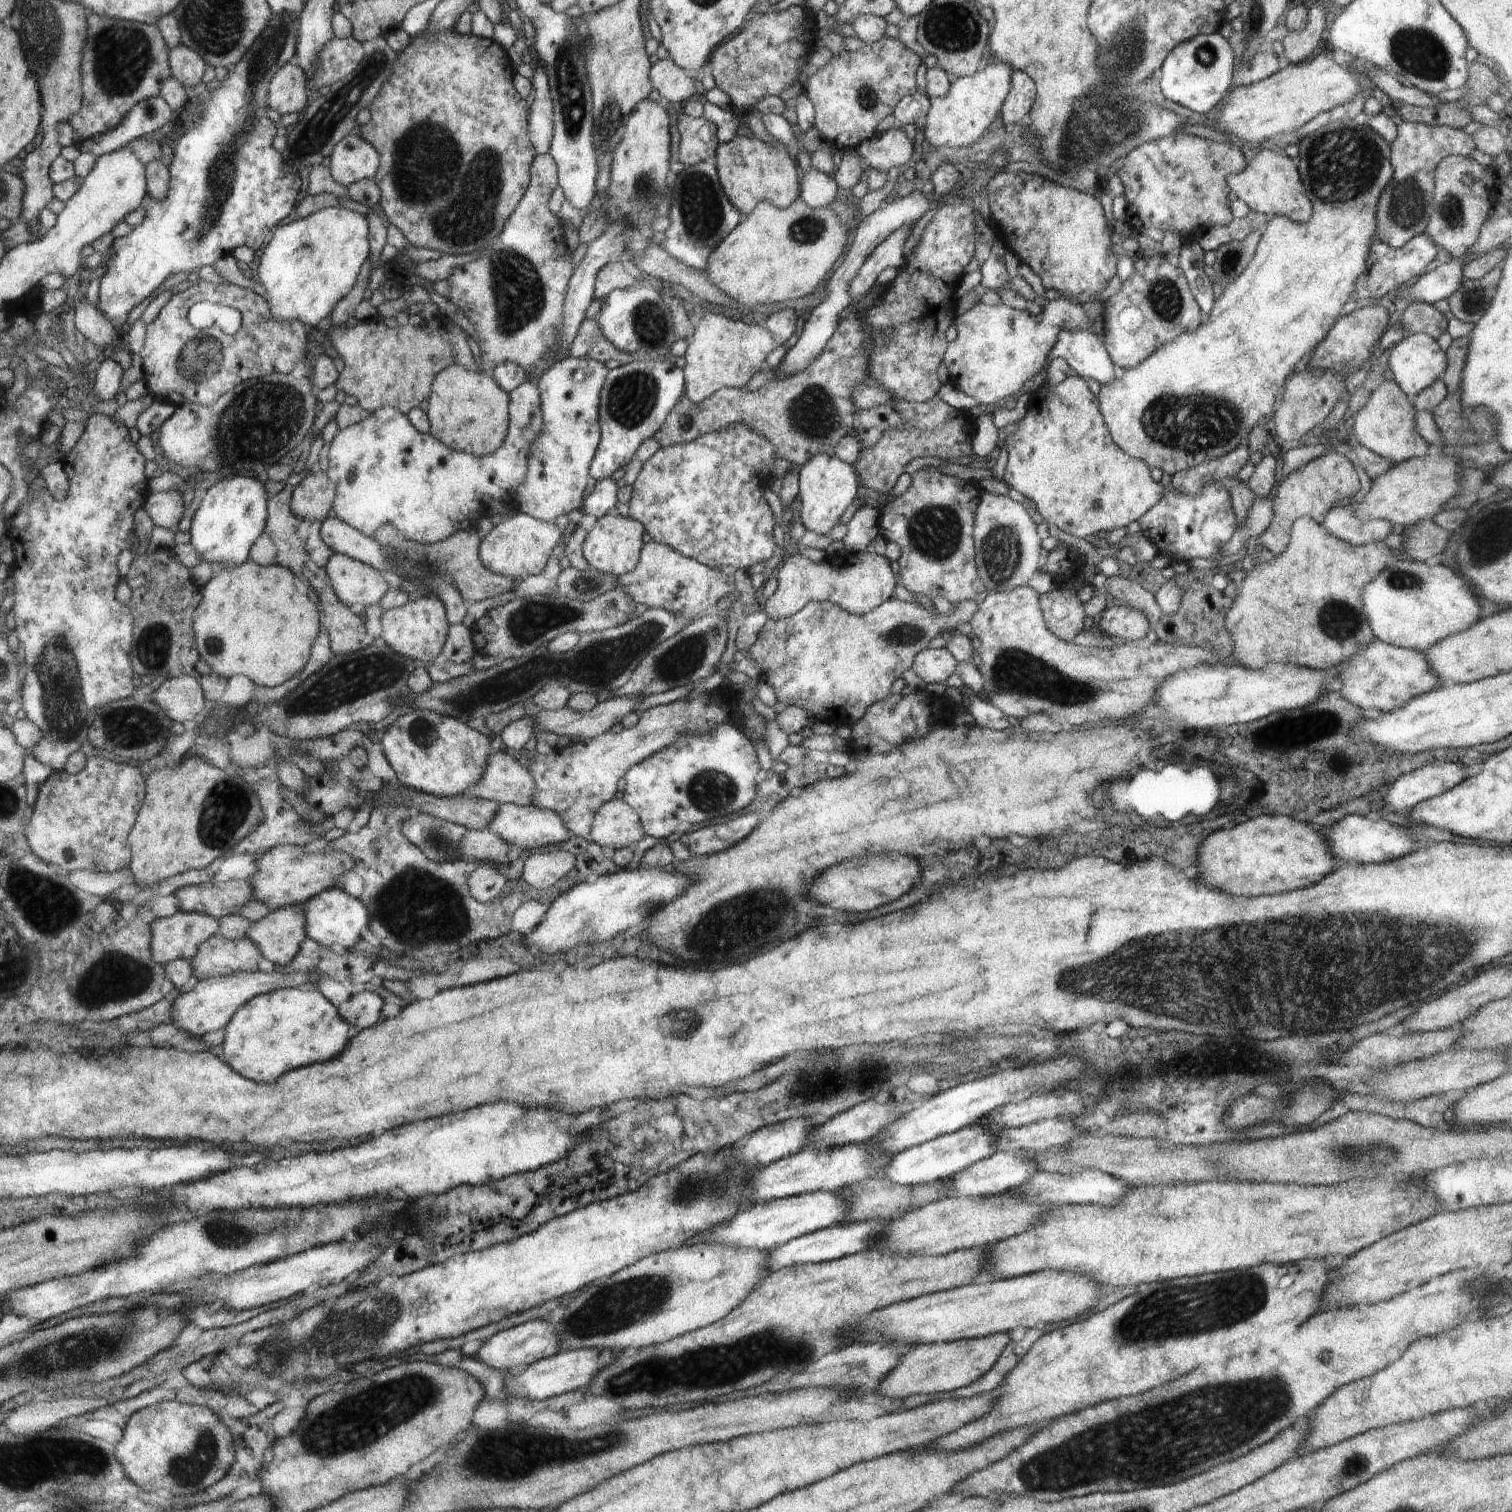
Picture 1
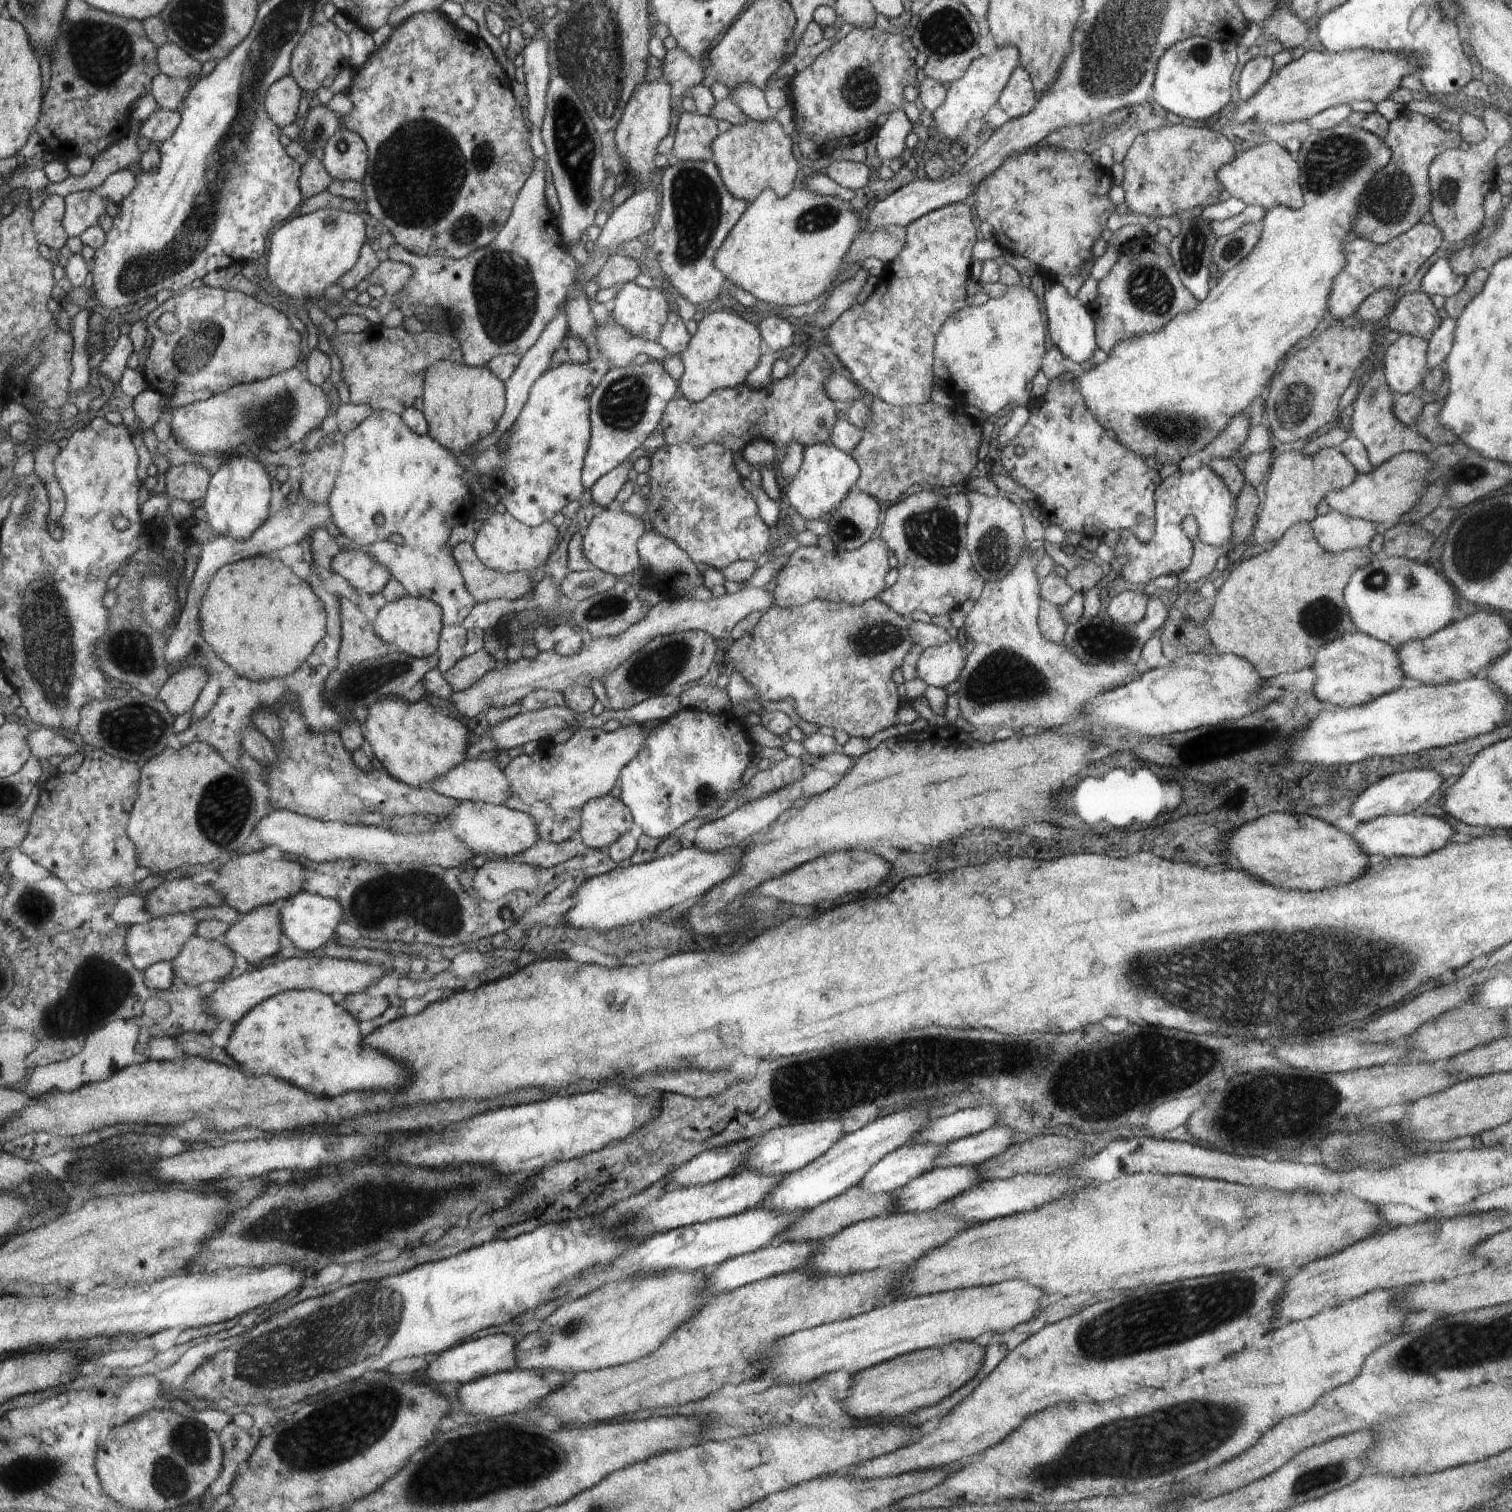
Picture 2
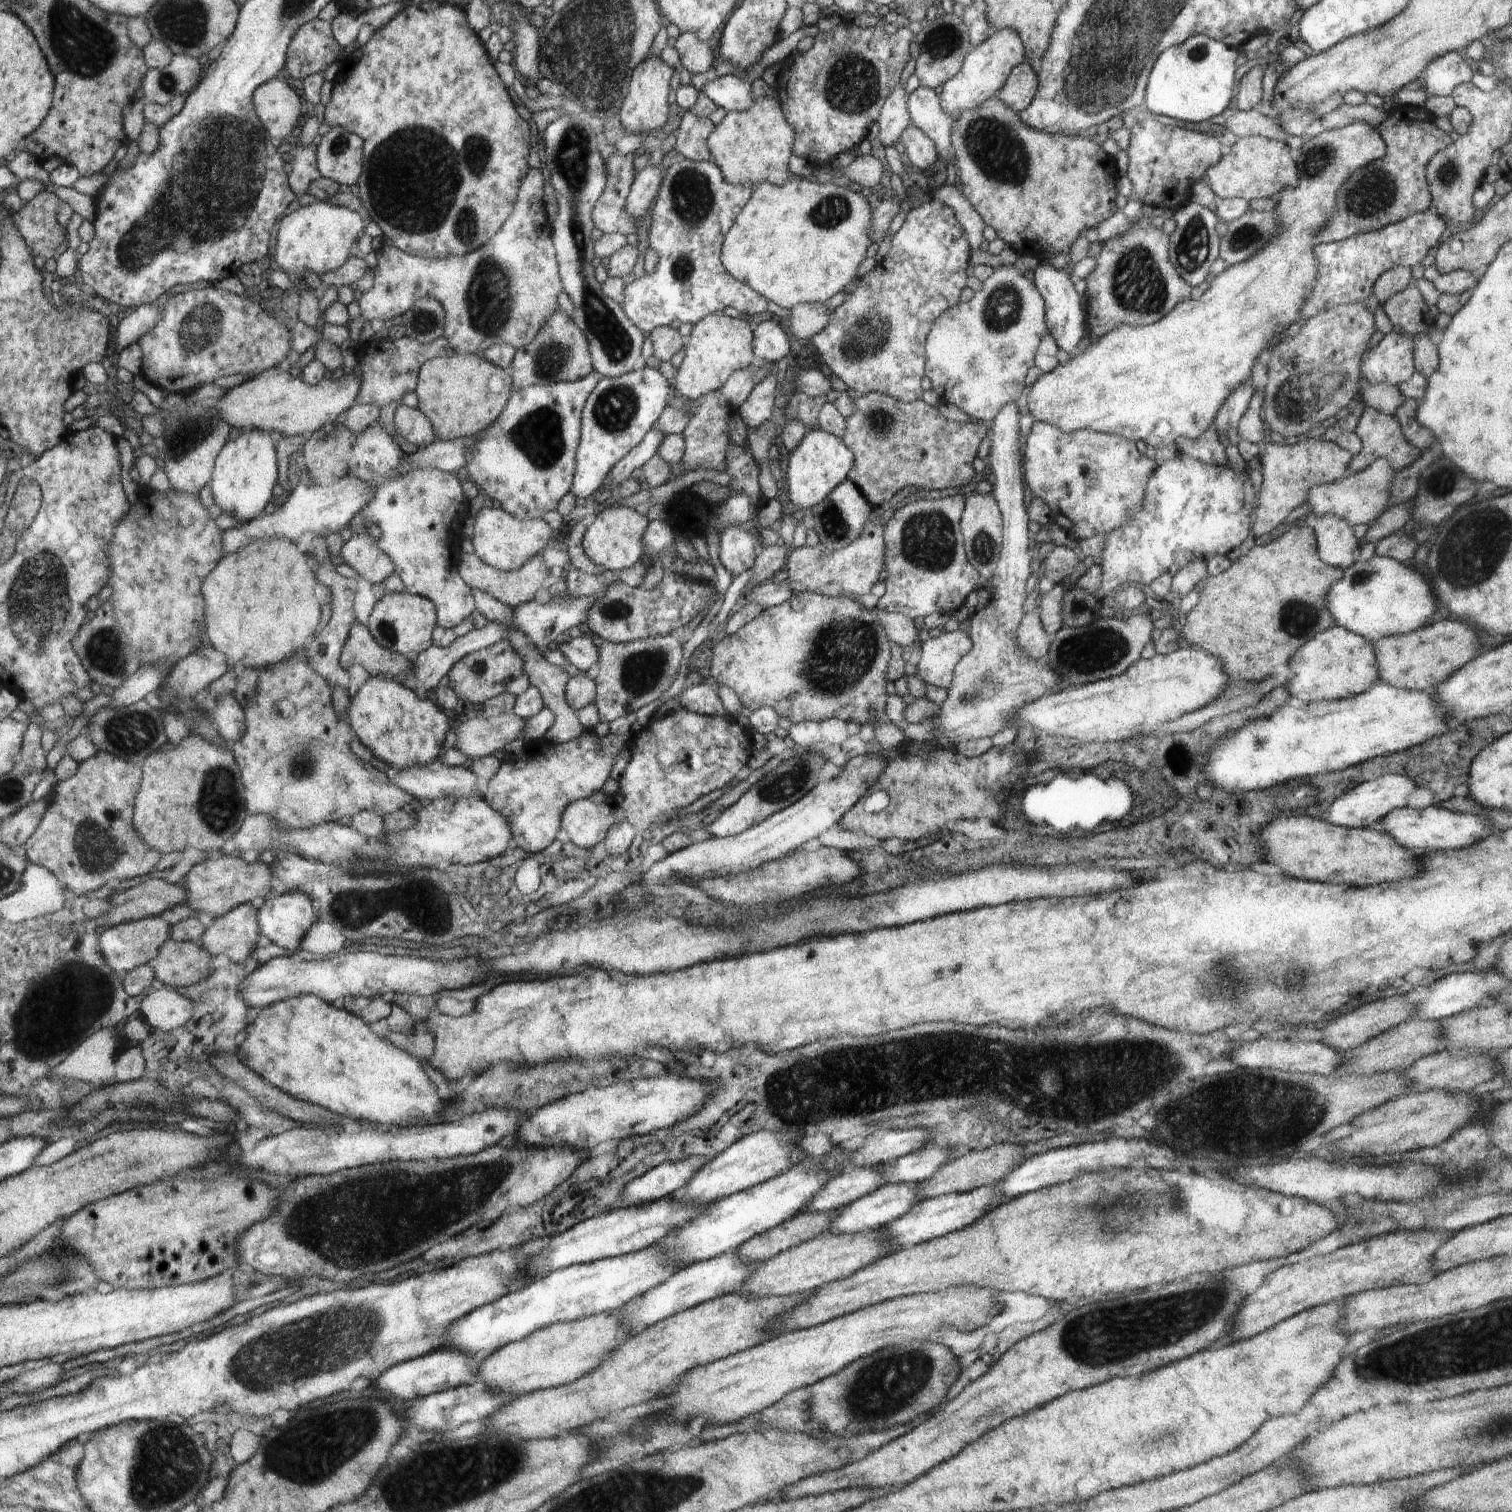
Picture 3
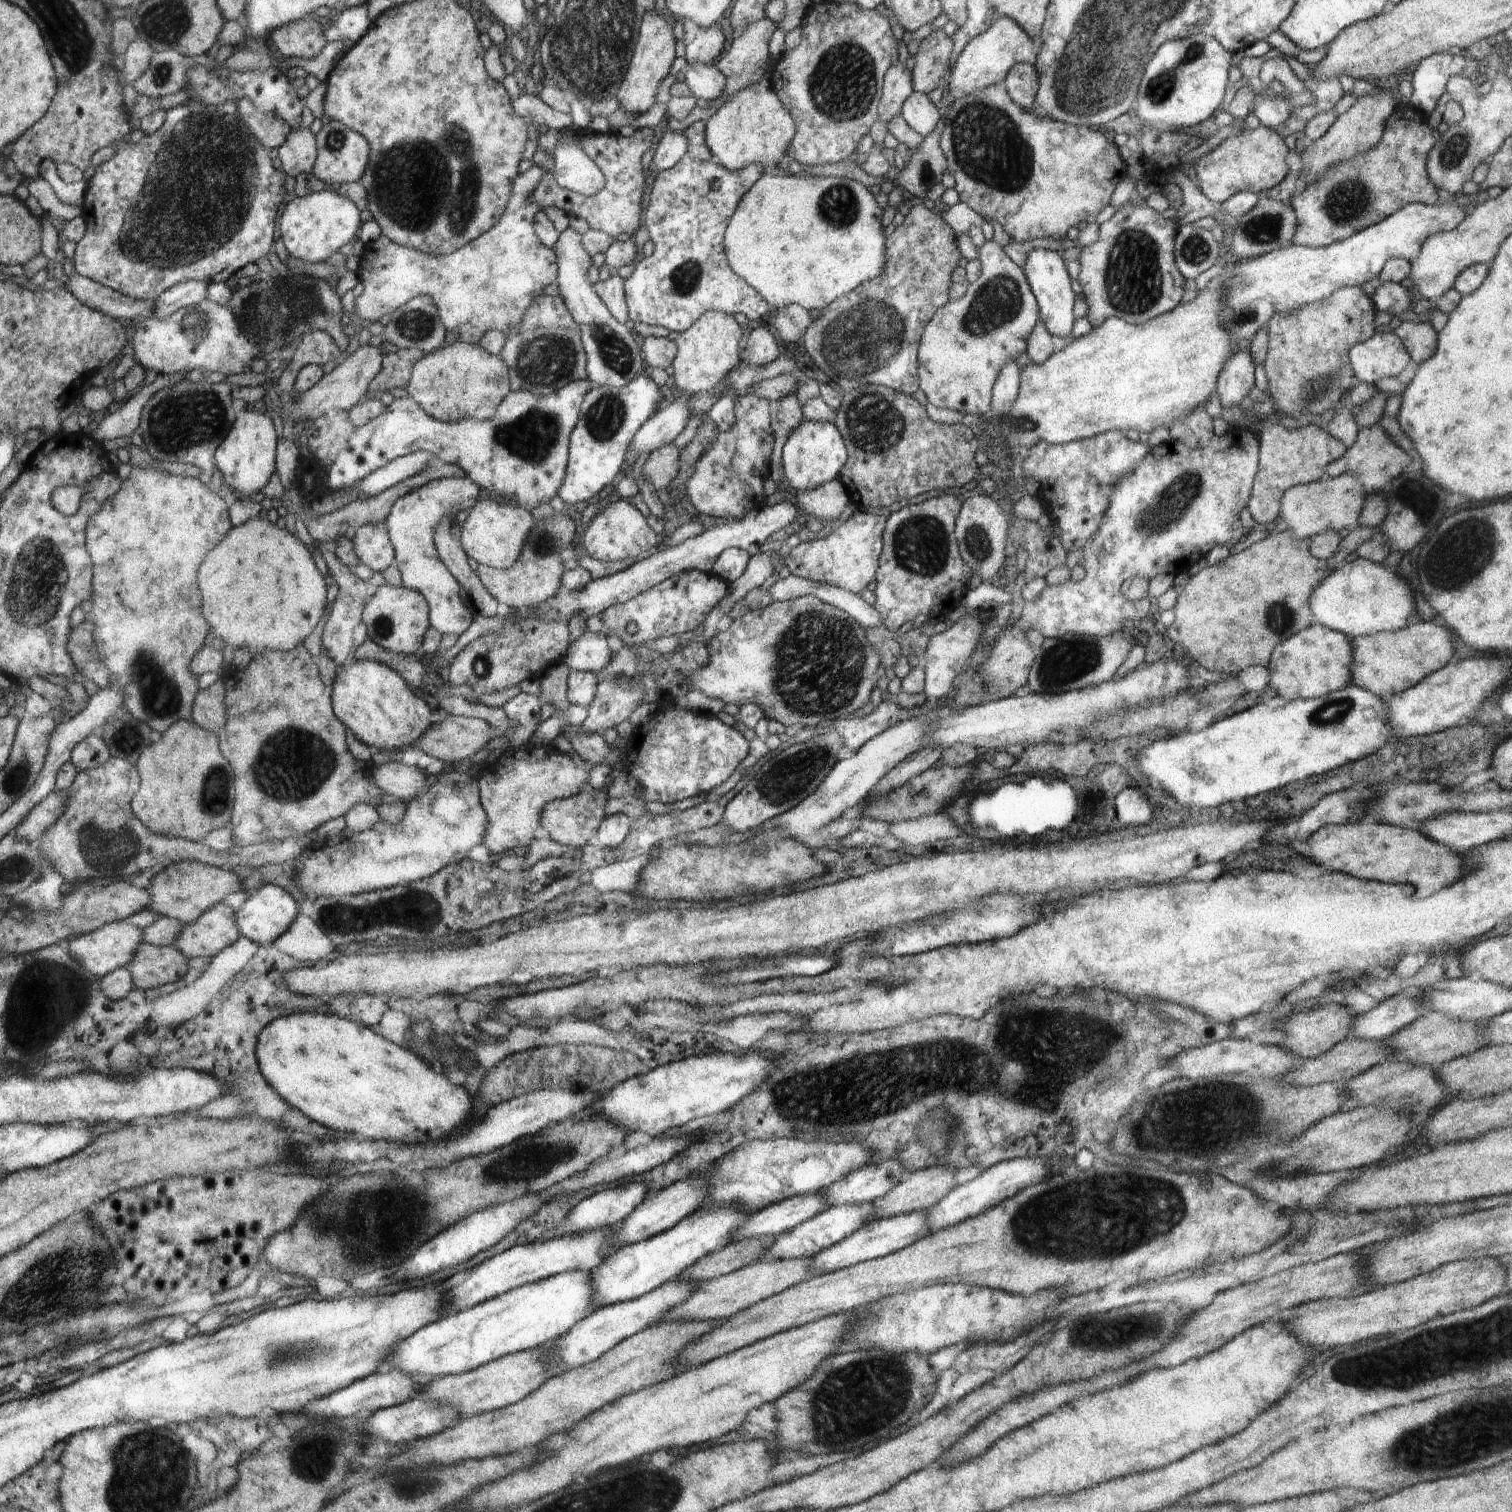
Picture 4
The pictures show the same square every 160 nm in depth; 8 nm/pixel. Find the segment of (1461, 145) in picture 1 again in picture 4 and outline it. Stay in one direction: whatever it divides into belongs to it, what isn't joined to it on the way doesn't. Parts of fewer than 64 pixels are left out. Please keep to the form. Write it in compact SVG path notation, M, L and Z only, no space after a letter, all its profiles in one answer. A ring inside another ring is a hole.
M1396 104L1374 148L1348 161L1340 161L1316 183L1301 184L1291 202L1297 230L1290 242L1307 247L1325 247L1384 220L1407 204L1436 205L1438 189L1428 178L1427 158L1440 138L1440 131L1422 122L1410 106Z

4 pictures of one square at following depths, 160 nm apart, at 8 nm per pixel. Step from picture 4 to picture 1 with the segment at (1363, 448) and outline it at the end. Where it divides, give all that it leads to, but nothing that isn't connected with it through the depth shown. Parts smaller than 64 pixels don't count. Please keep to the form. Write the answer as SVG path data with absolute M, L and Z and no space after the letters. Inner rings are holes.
M1381 380L1378 389L1352 418L1348 424L1357 436L1362 447L1375 452L1393 464L1401 463L1414 457L1425 457L1433 447L1424 440L1415 429L1415 407L1413 400L1407 397L1396 381Z

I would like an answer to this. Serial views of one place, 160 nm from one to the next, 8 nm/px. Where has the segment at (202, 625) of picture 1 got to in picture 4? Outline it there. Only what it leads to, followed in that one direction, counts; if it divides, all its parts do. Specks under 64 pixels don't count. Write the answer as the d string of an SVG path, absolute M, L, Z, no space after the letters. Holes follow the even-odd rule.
M264 515L232 528L232 536L222 540L204 558L204 564L200 566L200 592L204 592L204 612L208 612L208 620L212 620L211 629L216 642L230 644L235 651L248 651L253 656L267 650L292 650L316 628L328 602L324 578L314 566L308 550L286 529L274 526L274 522L264 522Z

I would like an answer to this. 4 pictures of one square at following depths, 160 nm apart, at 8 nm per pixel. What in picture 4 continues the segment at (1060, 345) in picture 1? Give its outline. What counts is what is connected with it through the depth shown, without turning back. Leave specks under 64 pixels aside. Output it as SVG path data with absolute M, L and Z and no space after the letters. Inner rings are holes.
M1037 249L1030 251L1023 271L1030 282L1032 292L1038 298L1039 312L1042 314L1041 320L1052 336L1062 338L1072 338L1072 324L1074 324L1074 301L1076 295L1070 287L1072 282L1068 271L1064 265L1062 257L1056 251L1050 249Z

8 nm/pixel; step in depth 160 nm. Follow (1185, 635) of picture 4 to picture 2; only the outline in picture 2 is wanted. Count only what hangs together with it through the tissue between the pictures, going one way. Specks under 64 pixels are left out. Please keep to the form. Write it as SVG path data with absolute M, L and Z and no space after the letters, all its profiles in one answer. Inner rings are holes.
M1310 523L1294 524L1270 550L1241 561L1231 568L1229 575L1218 577L1218 592L1212 600L1212 612L1204 620L1204 630L1210 644L1219 654L1232 654L1248 660L1248 664L1252 664L1252 668L1256 668L1256 672L1267 680L1282 672L1292 674L1303 668L1311 668L1316 652L1324 644L1340 638L1346 632L1356 631L1344 610L1342 590L1346 588L1348 578L1358 568L1369 564L1371 557L1368 548L1330 554L1316 542Z

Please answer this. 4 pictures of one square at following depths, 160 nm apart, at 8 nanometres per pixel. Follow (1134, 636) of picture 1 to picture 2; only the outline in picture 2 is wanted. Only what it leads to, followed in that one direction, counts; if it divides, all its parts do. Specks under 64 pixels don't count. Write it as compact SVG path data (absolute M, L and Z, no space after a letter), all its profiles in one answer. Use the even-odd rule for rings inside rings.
M1126 590L1112 598L1108 606L1108 615L1114 622L1137 624L1144 618L1149 602L1148 591Z

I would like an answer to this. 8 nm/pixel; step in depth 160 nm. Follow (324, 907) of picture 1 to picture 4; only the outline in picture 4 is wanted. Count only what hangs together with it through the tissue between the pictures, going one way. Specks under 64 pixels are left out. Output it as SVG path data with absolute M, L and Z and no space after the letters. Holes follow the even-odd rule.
M264 885L258 894L248 897L242 907L235 912L235 921L239 925L242 936L256 941L259 945L272 945L273 942L288 930L292 921L298 916L300 904L287 891L277 886Z

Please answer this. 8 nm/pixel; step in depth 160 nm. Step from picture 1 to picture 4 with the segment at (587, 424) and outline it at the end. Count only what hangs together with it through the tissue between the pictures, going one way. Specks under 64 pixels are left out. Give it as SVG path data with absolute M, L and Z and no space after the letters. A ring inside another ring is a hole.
M577 380L560 387L550 395L536 396L526 391L511 391L499 404L498 410L487 421L479 421L466 417L455 423L445 423L425 413L424 409L412 398L395 399L384 412L374 420L355 427L347 440L345 447L338 452L330 468L325 469L324 475L327 484L332 490L346 490L352 488L363 476L369 475L373 470L388 464L391 460L416 451L434 453L440 462L457 464L464 470L480 488L492 494L500 494L508 500L514 500L522 508L531 512L534 506L548 502L552 496L558 494L563 486L564 475L569 461L571 432L576 426L579 410L585 394L594 387L591 380Z

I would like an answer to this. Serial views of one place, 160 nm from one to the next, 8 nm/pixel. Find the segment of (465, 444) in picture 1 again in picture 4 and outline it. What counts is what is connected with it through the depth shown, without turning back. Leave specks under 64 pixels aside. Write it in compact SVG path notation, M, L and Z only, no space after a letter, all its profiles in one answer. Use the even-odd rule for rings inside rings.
M462 340L424 355L416 362L406 389L425 413L445 423L455 423L466 417L487 421L512 391L510 369L501 356L492 355L479 344L471 345Z

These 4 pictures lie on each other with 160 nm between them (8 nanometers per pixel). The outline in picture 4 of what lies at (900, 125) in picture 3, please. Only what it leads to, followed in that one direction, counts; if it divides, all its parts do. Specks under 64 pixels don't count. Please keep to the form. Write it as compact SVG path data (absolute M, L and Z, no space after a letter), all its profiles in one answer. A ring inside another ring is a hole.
M902 63L891 66L883 80L883 100L879 104L880 121L888 124L901 114L906 98L912 95L913 72Z

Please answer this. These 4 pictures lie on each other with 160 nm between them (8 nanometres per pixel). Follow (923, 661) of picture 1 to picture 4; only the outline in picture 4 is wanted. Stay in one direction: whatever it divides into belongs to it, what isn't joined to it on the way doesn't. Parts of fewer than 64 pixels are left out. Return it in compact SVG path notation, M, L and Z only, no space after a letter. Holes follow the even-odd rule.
M974 614L969 615L955 622L954 626L947 628L944 632L932 635L929 638L927 651L922 657L925 665L925 695L927 698L937 698L939 700L948 697L954 678L962 674L962 670L966 670L966 662L970 658L970 654L974 652L978 640L980 640L980 632L982 626L980 622L974 618Z

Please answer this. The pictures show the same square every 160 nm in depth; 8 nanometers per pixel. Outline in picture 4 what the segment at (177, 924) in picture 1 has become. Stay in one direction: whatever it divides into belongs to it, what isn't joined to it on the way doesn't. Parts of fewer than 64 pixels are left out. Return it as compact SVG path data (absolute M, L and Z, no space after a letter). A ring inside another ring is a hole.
M126 921L108 923L97 931L81 935L71 944L71 953L84 966L85 970L92 971L97 979L110 975L115 970L128 966L135 954L144 944L144 929Z

